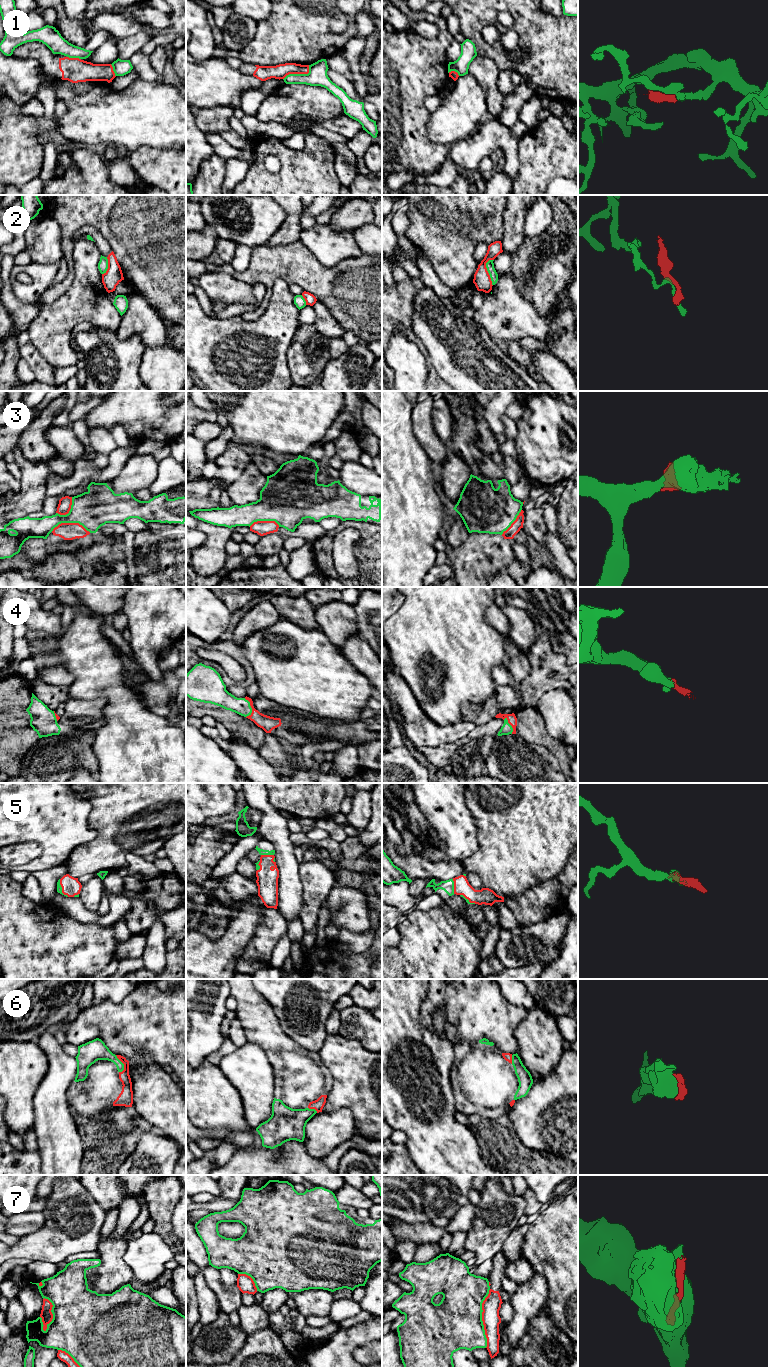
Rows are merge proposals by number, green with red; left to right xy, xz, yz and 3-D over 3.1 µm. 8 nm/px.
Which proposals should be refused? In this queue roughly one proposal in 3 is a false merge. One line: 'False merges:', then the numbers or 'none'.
False merges: 1, 2, 3, 7

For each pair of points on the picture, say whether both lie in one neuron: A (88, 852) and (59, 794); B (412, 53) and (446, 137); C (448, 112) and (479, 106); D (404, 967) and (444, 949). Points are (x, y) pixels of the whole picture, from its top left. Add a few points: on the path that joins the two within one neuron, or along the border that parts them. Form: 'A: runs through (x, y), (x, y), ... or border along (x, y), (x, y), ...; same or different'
A: border along (97, 835), (88, 842), (80, 844), (66, 859); different
B: border along (429, 113), (427, 132), (430, 137); different
C: runs through (456, 112), (459, 112), (465, 106), (471, 106); same
D: runs through (414, 967), (426, 967), (434, 959); same

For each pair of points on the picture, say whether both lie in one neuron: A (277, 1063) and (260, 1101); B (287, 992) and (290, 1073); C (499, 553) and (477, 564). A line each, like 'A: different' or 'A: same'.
A: different
B: different
C: same

